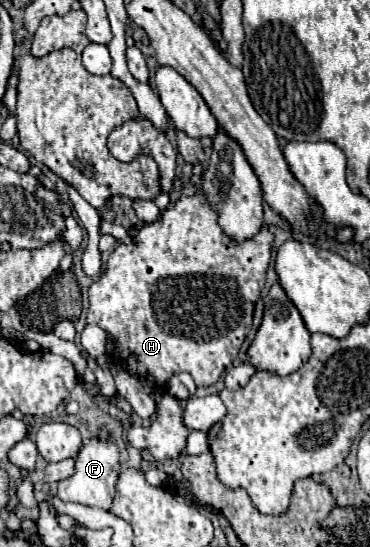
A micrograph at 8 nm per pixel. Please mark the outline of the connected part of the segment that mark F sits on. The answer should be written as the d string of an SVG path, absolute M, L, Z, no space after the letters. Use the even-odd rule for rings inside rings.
M90 438L74 458L74 474L70 478L64 478L58 482L56 496L64 502L78 502L84 506L94 506L108 510L114 500L114 486L120 472L120 450L116 442L102 440L102 438Z

